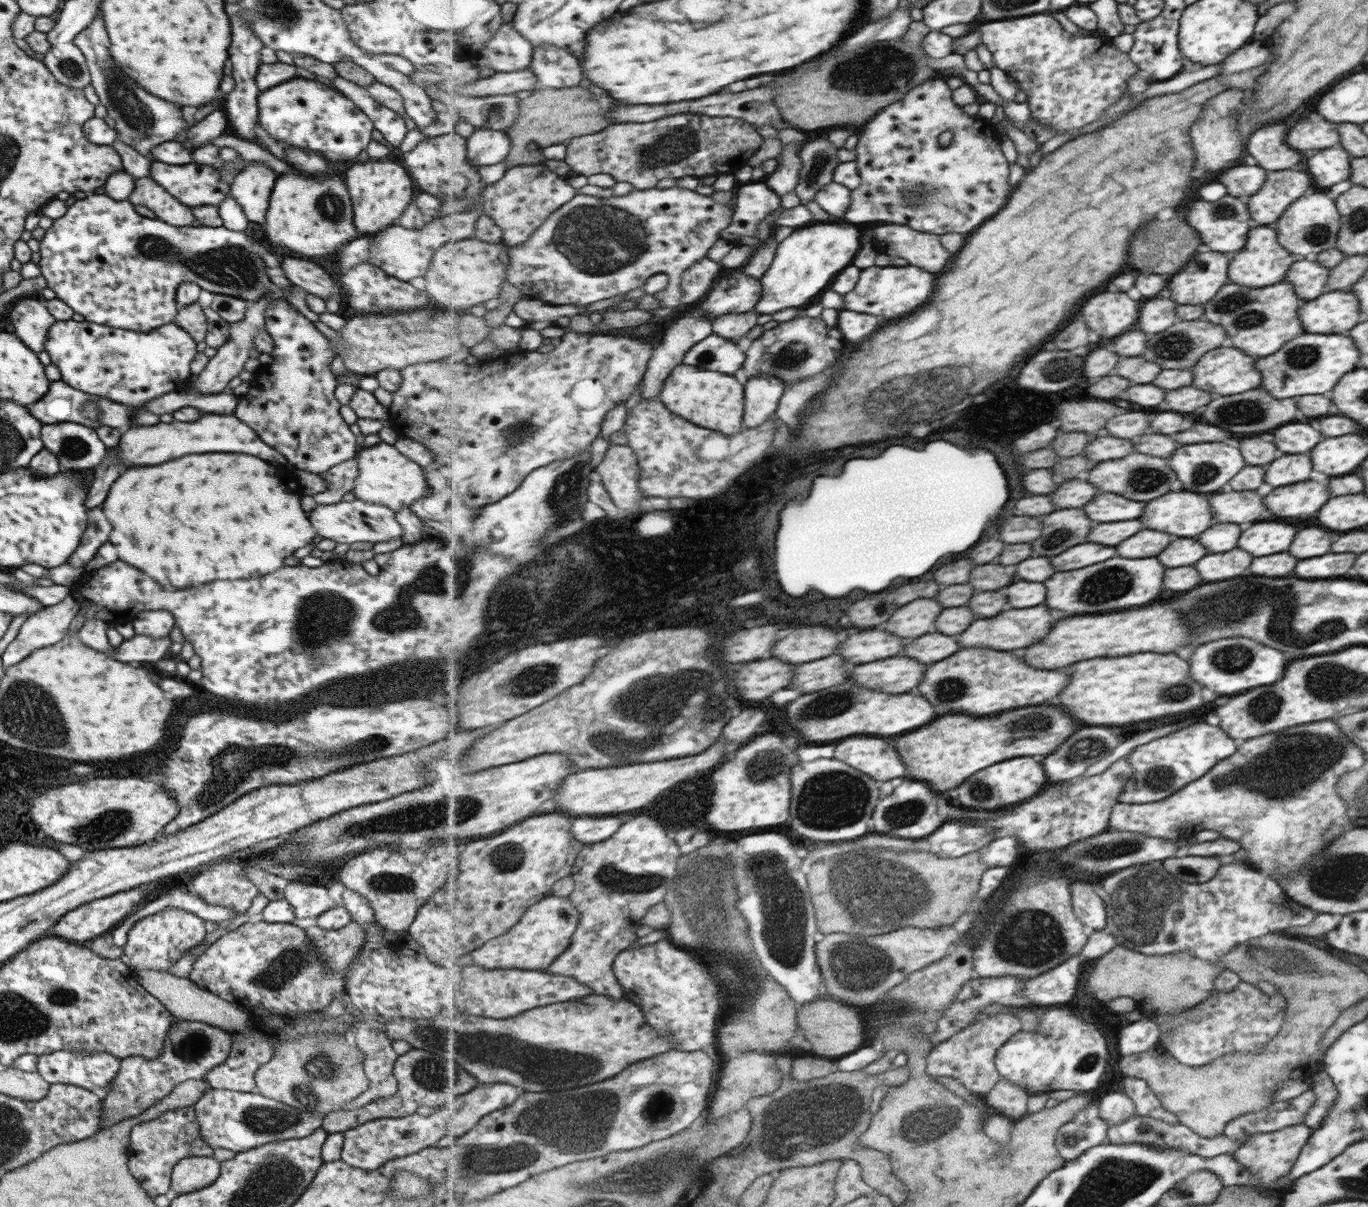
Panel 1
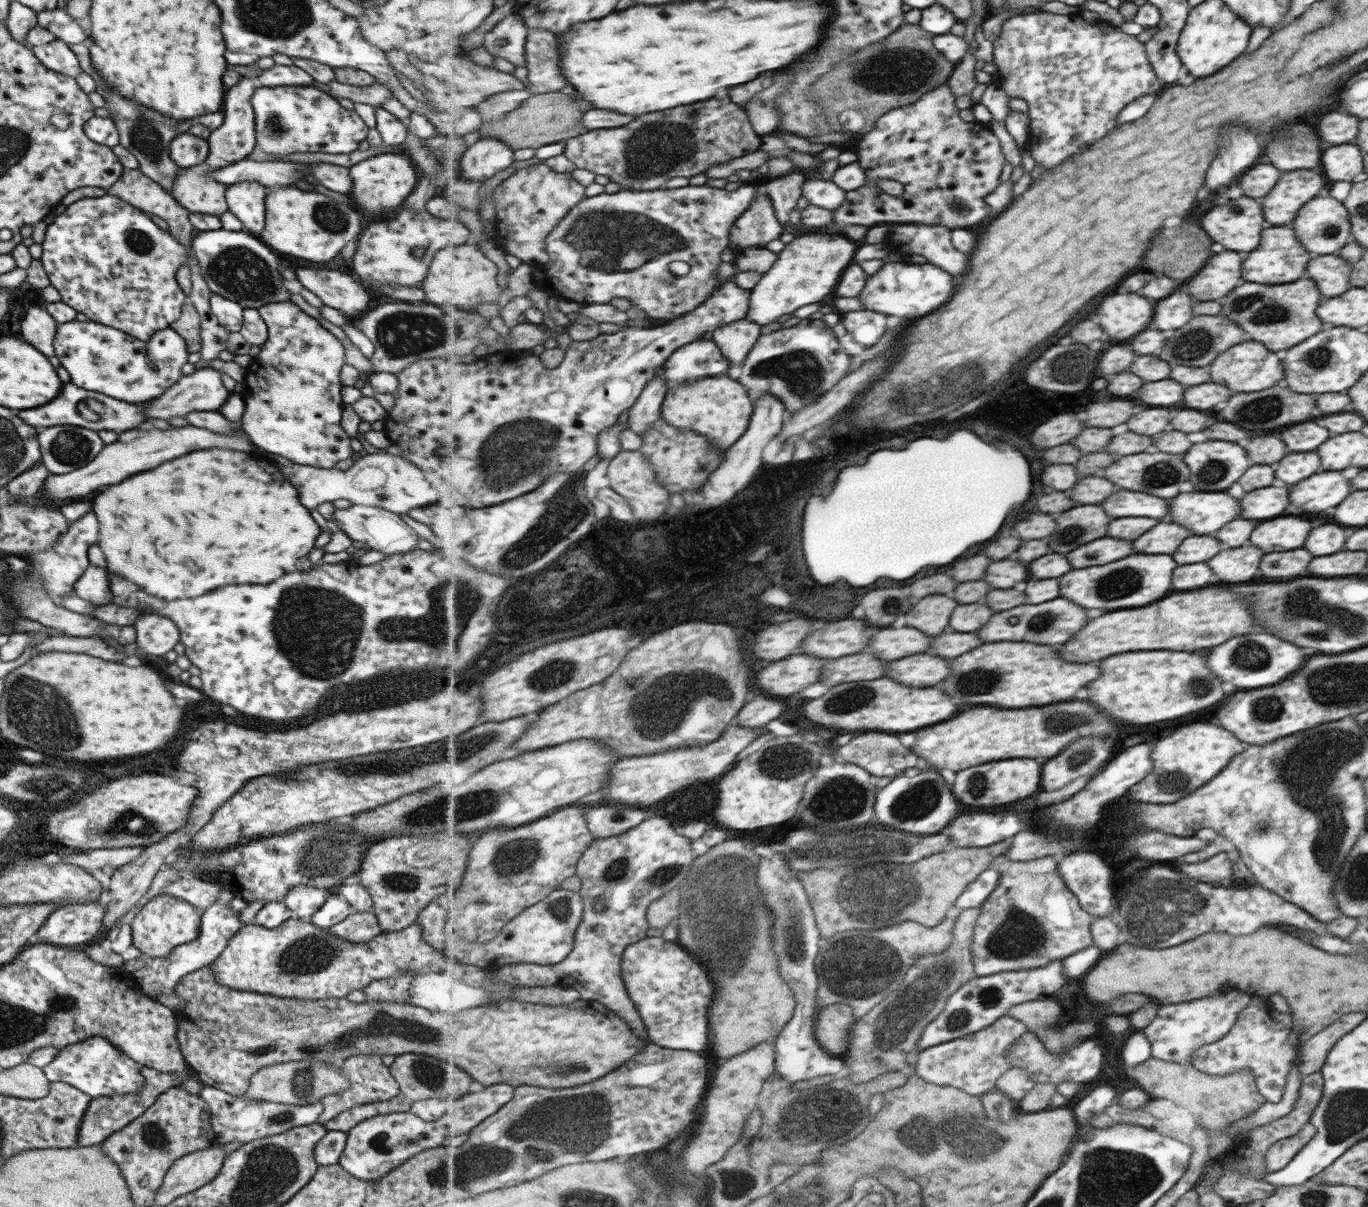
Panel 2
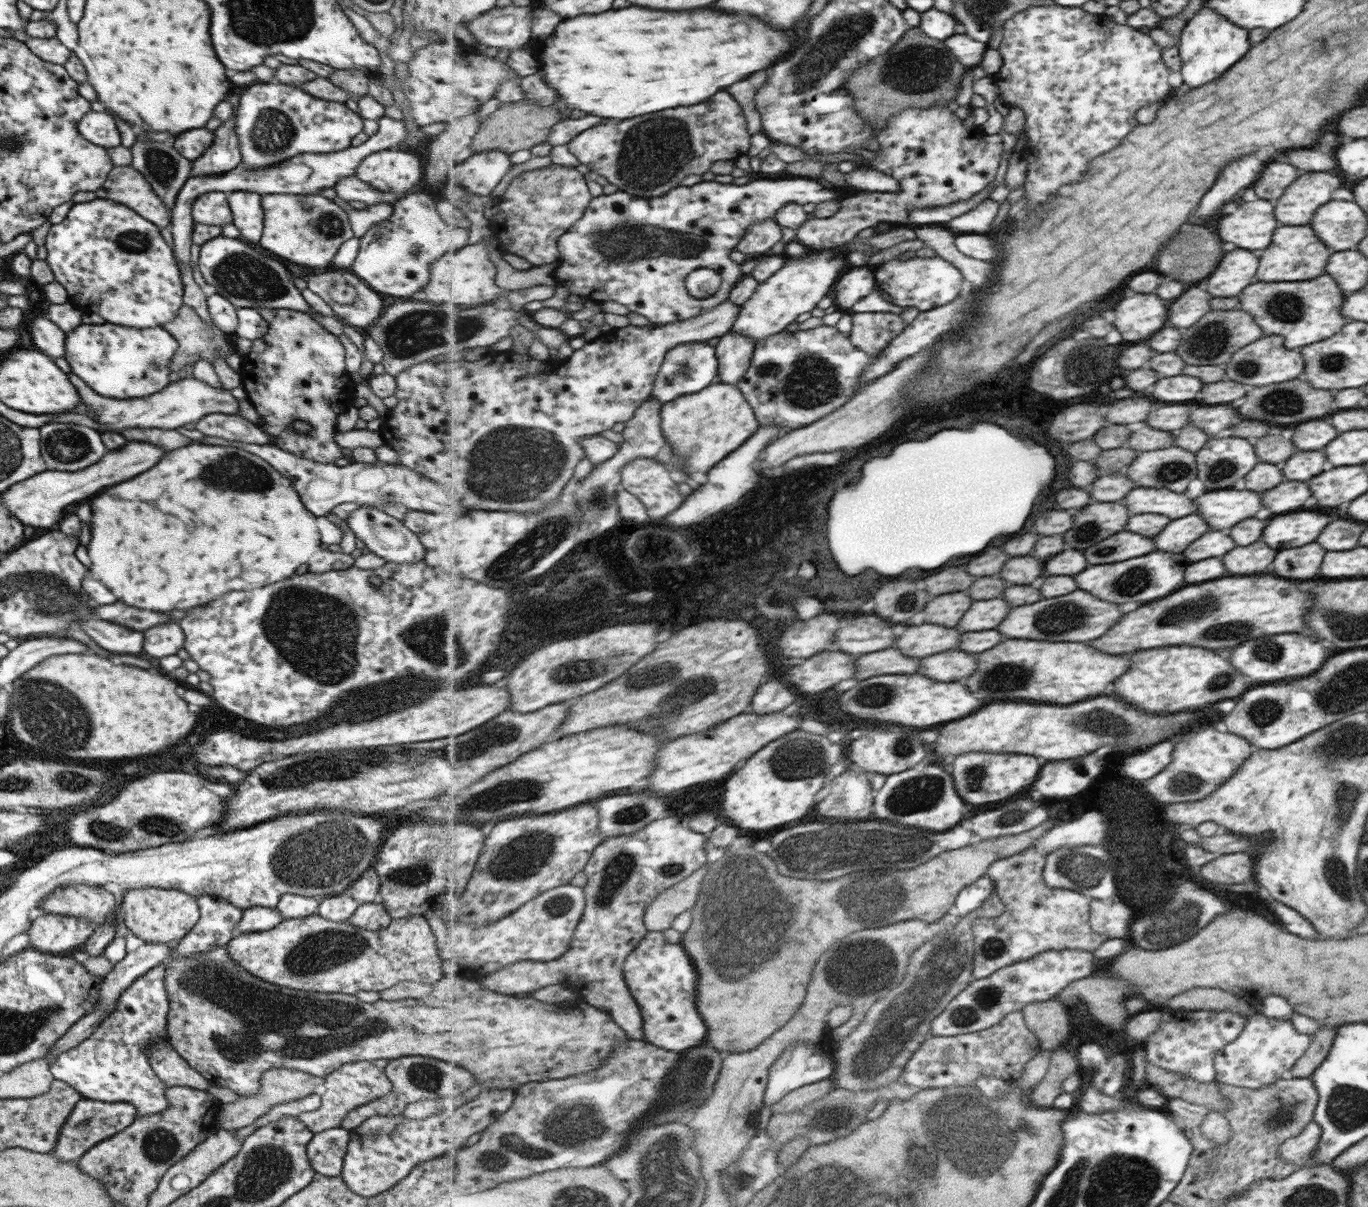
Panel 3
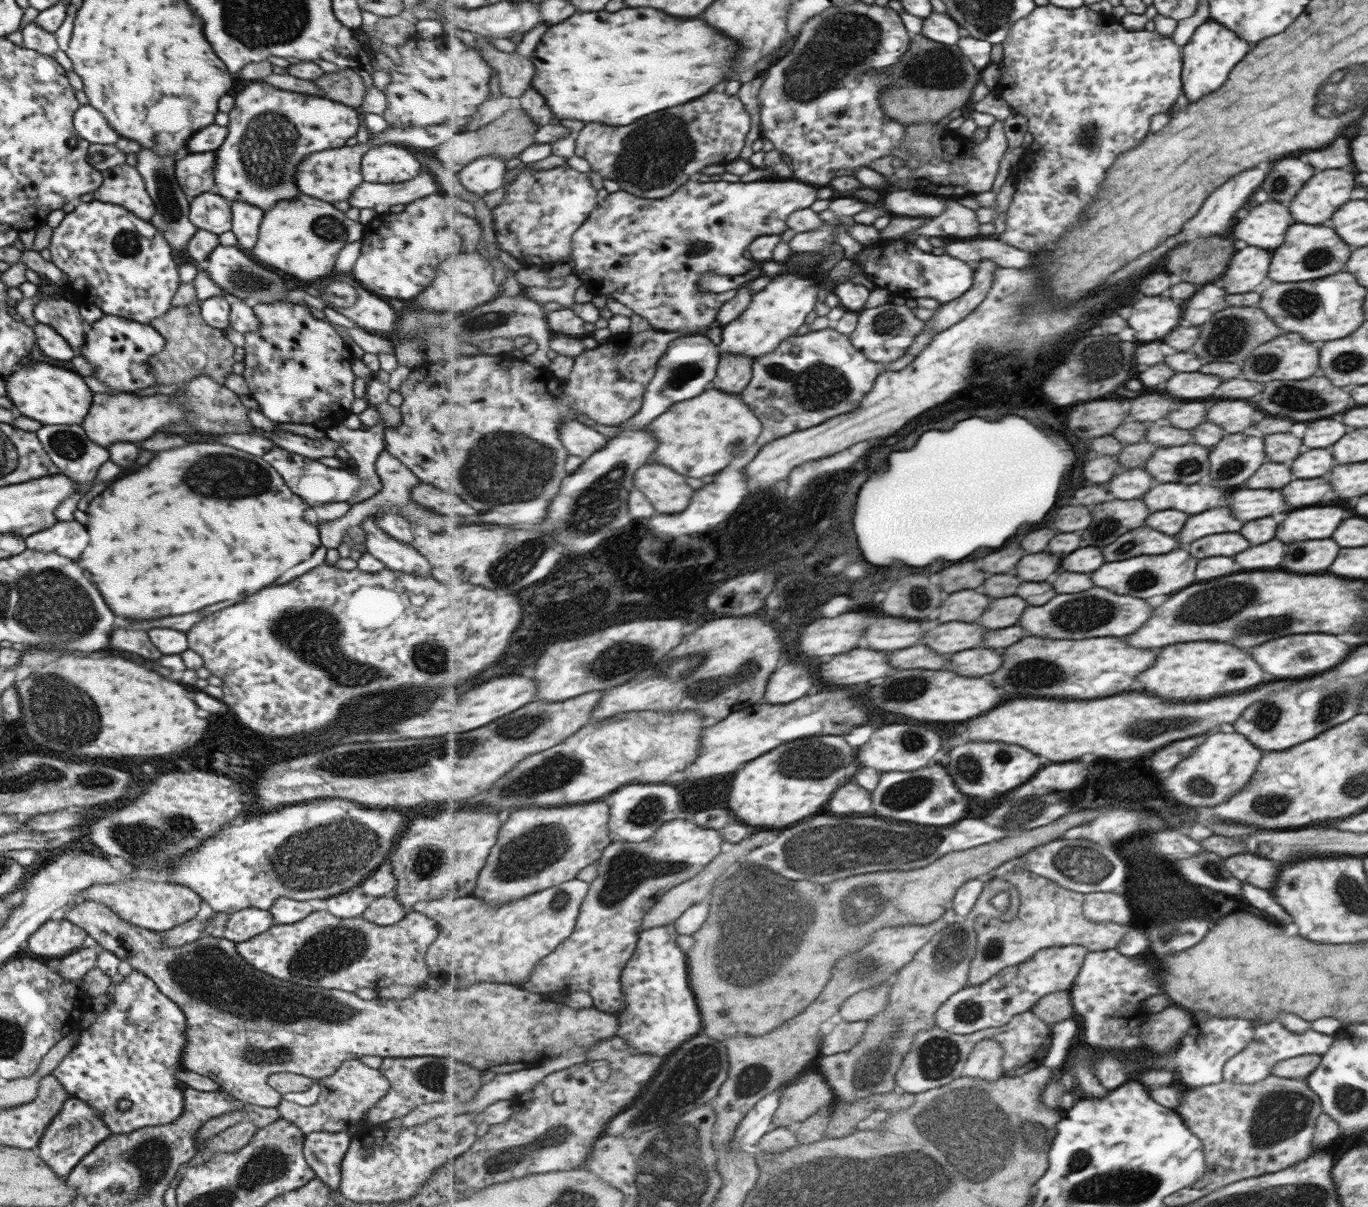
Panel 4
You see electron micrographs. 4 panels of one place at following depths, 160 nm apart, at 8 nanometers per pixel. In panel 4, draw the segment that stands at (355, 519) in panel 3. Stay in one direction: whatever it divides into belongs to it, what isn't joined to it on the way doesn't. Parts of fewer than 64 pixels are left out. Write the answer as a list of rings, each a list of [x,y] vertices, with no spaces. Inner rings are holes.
[[[374,516],[365,517],[360,526],[365,533],[366,552],[382,562],[385,569],[414,575],[430,574],[428,560],[411,544],[386,535],[378,528]]]

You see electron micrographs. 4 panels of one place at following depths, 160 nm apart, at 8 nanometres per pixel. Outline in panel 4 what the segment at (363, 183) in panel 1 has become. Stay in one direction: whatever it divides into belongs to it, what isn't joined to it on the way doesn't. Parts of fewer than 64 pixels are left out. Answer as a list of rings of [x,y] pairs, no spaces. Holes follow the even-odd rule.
[[[397,144],[374,146],[363,154],[360,162],[362,180],[379,184],[403,183],[424,169],[415,151]]]

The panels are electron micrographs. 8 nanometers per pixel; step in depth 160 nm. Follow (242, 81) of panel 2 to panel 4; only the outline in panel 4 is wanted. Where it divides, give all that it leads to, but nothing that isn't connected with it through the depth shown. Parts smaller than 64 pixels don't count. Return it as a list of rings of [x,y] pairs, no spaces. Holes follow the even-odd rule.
[[[188,153],[183,159],[175,162],[173,178],[179,184],[179,190],[188,199],[208,192],[213,187],[213,165],[215,153]]]

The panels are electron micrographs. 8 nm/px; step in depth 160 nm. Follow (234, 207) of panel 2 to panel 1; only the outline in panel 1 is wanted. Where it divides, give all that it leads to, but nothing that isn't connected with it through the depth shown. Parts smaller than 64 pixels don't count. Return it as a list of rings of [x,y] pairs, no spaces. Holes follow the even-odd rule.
[[[251,161],[237,173],[229,184],[229,194],[241,206],[249,222],[263,224],[269,192],[276,175],[263,162]]]

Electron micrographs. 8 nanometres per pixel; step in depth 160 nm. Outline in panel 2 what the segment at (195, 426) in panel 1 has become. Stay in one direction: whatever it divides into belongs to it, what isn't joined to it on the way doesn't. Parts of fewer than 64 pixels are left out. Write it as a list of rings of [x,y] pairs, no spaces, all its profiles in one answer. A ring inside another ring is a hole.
[[[193,426],[167,428],[167,430],[157,430],[157,428],[137,430],[135,428],[135,430],[121,432],[111,446],[107,444],[95,456],[95,462],[91,460],[83,468],[61,475],[48,474],[37,495],[41,495],[46,501],[53,501],[59,505],[71,500],[82,500],[87,498],[93,490],[97,490],[99,486],[117,484],[119,480],[123,480],[135,472],[151,470],[151,468],[159,466],[161,462],[173,460],[177,456],[187,454],[189,450],[201,450],[201,448],[229,448],[229,450],[237,450],[237,452],[249,452],[253,448],[253,444],[247,440],[247,436],[241,430],[235,436],[223,436],[223,434],[215,434],[215,432],[209,432],[205,428],[193,428]]]

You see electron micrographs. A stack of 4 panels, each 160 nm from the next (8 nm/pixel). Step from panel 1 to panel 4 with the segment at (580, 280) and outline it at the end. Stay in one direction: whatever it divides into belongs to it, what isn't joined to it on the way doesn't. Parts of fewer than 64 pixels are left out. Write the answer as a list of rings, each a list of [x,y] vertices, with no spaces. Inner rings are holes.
[[[691,178],[682,188],[673,193],[673,195],[667,196],[663,199],[645,199],[635,196],[626,191],[617,191],[612,194],[608,194],[602,202],[598,204],[598,208],[591,211],[590,218],[582,224],[578,232],[575,232],[574,240],[572,243],[572,257],[576,260],[574,268],[574,274],[577,275],[585,285],[593,293],[593,296],[607,296],[607,298],[613,298],[619,303],[626,305],[635,314],[640,314],[643,318],[651,324],[652,328],[665,331],[689,331],[695,332],[702,328],[709,328],[715,321],[718,320],[719,312],[721,308],[731,300],[735,298],[738,293],[738,289],[728,290],[721,294],[713,292],[704,292],[698,287],[698,280],[708,272],[716,272],[721,276],[739,276],[748,275],[753,276],[758,273],[758,263],[752,258],[745,258],[743,254],[750,248],[750,244],[755,240],[761,238],[761,236],[779,236],[787,230],[787,218],[791,216],[791,212],[797,212],[801,209],[807,209],[815,200],[817,200],[817,186],[810,185],[809,183],[790,179],[785,182],[763,182],[758,180],[755,182],[749,182],[747,184],[743,182],[737,182],[731,184],[731,182],[707,182],[701,183]]]

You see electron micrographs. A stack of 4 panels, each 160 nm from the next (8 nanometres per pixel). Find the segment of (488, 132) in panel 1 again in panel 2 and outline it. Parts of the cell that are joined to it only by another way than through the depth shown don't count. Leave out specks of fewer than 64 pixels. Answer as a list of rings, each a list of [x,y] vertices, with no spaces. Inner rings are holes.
[[[474,137],[460,160],[462,180],[484,183],[515,163],[515,152],[505,141]]]

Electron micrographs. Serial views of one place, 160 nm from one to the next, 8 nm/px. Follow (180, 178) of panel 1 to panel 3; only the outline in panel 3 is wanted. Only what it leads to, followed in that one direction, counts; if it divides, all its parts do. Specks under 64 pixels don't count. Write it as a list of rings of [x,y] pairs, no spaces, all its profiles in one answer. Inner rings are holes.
[[[205,192],[197,196],[190,206],[190,215],[195,223],[220,228],[232,222],[232,214],[223,192]]]

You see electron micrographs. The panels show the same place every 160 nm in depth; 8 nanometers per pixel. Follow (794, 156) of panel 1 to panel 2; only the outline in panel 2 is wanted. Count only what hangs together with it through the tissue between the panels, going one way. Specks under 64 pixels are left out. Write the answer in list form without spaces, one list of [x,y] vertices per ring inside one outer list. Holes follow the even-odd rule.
[[[795,168],[790,173],[777,177],[766,184],[769,196],[773,198],[776,214],[783,224],[789,224],[789,214],[796,209],[797,202],[803,194],[803,184],[805,184],[805,172]]]

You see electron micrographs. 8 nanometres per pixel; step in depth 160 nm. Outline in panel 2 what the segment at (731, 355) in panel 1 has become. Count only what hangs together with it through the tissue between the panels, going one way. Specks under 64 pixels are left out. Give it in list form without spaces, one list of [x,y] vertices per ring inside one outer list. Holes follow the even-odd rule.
[[[699,339],[675,351],[665,364],[669,389],[707,377],[717,377],[729,370],[730,360],[714,339]]]

